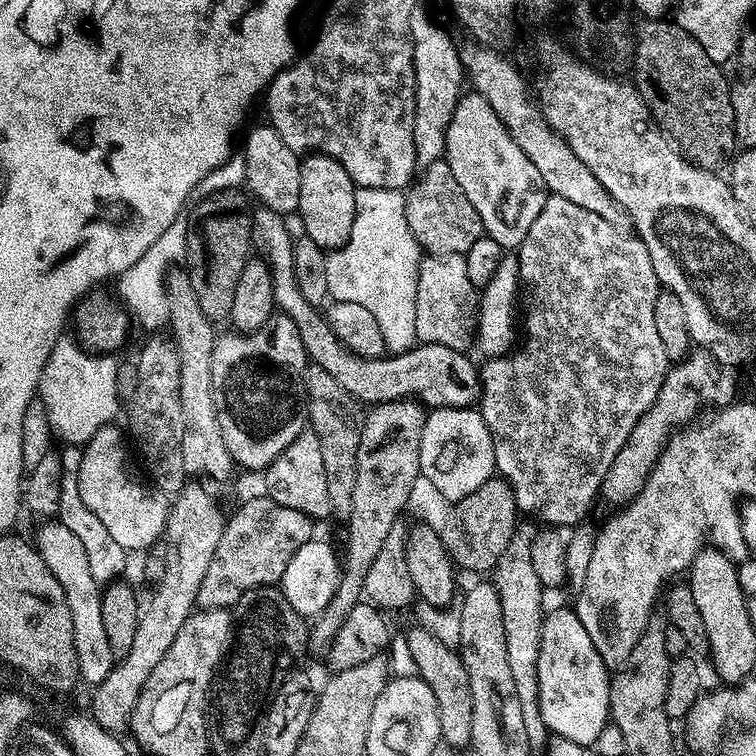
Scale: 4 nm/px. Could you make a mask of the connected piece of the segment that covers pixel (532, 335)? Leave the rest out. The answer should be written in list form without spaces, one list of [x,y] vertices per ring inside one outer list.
[[[549,195],[542,212],[534,219],[533,226],[518,247],[519,291],[522,293],[522,302],[524,298],[524,332],[528,337],[525,338],[524,345],[520,349],[517,347],[511,355],[485,359],[484,368],[482,364],[479,369],[478,411],[486,422],[490,438],[494,442],[496,472],[512,487],[517,509],[521,513],[529,512],[530,515],[545,520],[548,523],[545,525],[548,526],[560,526],[556,524],[576,526],[585,519],[588,507],[600,496],[600,487],[606,478],[606,470],[610,470],[614,458],[618,458],[618,450],[622,450],[626,438],[630,438],[630,430],[634,430],[638,418],[642,418],[642,414],[646,414],[646,410],[650,410],[650,406],[658,398],[658,390],[670,367],[666,351],[662,348],[662,341],[658,338],[657,327],[654,326],[655,298],[662,288],[660,280],[654,272],[654,262],[646,246],[635,235],[627,236],[626,232],[606,222],[598,214],[592,214],[589,210],[574,205],[569,199]]]

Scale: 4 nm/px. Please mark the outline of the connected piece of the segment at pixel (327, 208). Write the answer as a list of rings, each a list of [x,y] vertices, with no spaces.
[[[308,154],[300,161],[300,175],[312,181],[301,183],[298,190],[298,217],[304,223],[303,235],[314,240],[320,249],[335,250],[350,238],[356,213],[356,188],[350,174],[341,171],[336,181],[320,180],[332,172],[333,165],[319,154]]]

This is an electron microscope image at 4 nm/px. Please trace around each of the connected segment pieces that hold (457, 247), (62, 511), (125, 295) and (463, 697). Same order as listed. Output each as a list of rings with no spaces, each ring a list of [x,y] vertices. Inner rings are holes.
[[[445,159],[423,169],[407,193],[404,209],[414,238],[425,253],[433,256],[463,256],[480,236],[485,235],[483,222],[458,186]]]
[[[65,445],[60,451],[60,461],[62,462],[63,474],[61,483],[61,493],[58,494],[58,522],[72,534],[77,535],[78,542],[85,547],[86,559],[89,561],[90,574],[93,575],[97,584],[104,586],[117,579],[128,558],[127,551],[118,545],[109,533],[106,526],[99,521],[98,516],[94,514],[85,502],[82,501],[81,491],[78,489],[80,481],[79,474],[82,458],[84,457],[83,449],[79,445]]]
[[[181,218],[170,222],[170,226],[166,226],[166,231],[159,236],[158,242],[154,242],[154,246],[150,246],[150,250],[146,250],[146,254],[142,254],[142,258],[138,258],[138,262],[134,262],[134,266],[130,266],[130,270],[126,270],[118,278],[118,285],[120,284],[119,303],[123,305],[135,323],[137,320],[142,327],[152,328],[148,330],[163,329],[168,323],[166,273],[170,266],[179,265],[176,263],[183,258],[184,251],[188,248],[188,224],[186,220]]]
[[[415,626],[408,632],[408,652],[416,663],[415,671],[420,679],[430,686],[434,693],[434,702],[438,706],[438,726],[440,739],[452,748],[467,749],[472,742],[472,727],[474,726],[474,698],[470,690],[470,674],[460,661],[459,651],[436,637],[430,629]]]

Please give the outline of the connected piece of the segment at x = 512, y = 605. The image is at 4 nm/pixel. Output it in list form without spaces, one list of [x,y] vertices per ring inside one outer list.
[[[521,523],[494,569],[496,593],[502,604],[502,622],[506,626],[506,659],[510,662],[510,675],[514,677],[518,706],[522,706],[522,723],[526,725],[528,747],[532,750],[543,749],[550,739],[546,722],[542,722],[538,702],[538,650],[540,628],[544,625],[546,615],[546,592],[538,582],[538,574],[534,574],[534,564],[530,562],[530,546],[536,534],[535,527],[531,528],[530,525]]]

